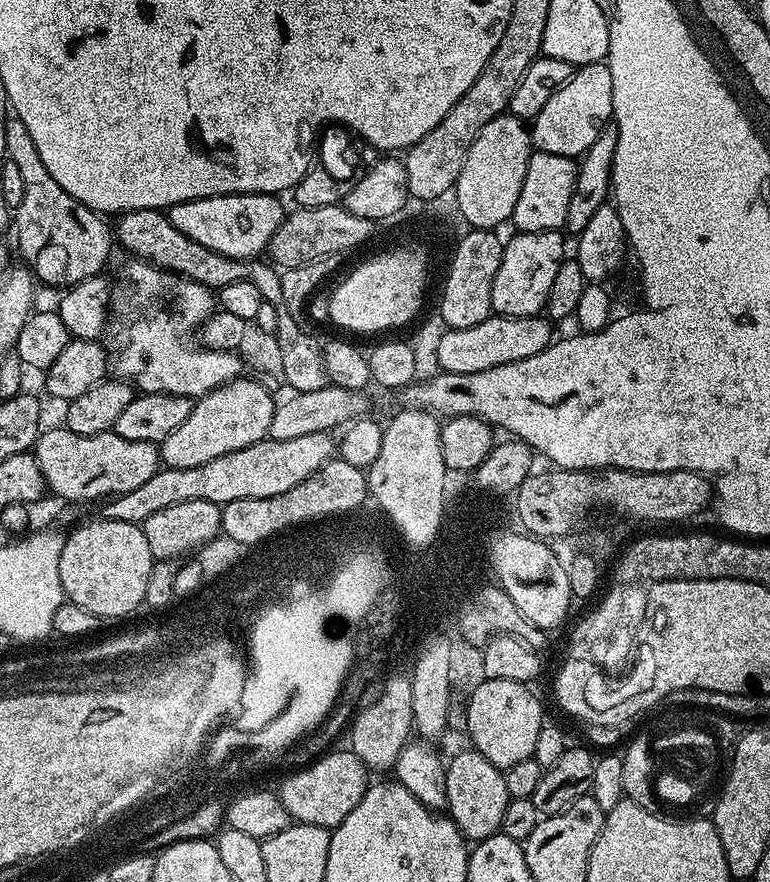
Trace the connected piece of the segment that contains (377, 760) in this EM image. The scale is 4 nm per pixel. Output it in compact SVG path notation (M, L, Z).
M407 675L392 676L384 684L380 697L369 708L361 707L350 724L351 752L373 773L395 769L398 754L414 736L411 714L411 682Z

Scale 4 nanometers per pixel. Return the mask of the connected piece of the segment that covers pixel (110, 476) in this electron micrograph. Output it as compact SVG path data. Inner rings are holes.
M65 426L41 432L34 449L36 465L44 476L49 493L67 501L99 501L99 496L138 490L142 482L150 478L161 467L160 449L150 442L130 442L116 432L103 432L93 436L74 434Z

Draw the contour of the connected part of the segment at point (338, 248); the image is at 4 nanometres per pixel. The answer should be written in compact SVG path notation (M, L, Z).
M340 204L334 206L318 206L317 208L297 207L296 212L289 211L284 221L278 226L278 230L272 235L270 245L271 259L281 269L297 268L302 263L319 258L324 254L335 252L347 253L347 248L356 248L368 240L374 228L373 221L366 218L358 218L358 214L350 214Z

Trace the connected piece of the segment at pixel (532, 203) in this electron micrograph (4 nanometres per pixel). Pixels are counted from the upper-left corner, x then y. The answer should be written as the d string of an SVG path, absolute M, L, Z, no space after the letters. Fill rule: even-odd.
M533 151L526 166L522 194L518 194L518 202L514 202L511 223L517 224L515 227L522 232L555 232L563 229L568 223L577 167L577 161L571 156Z

